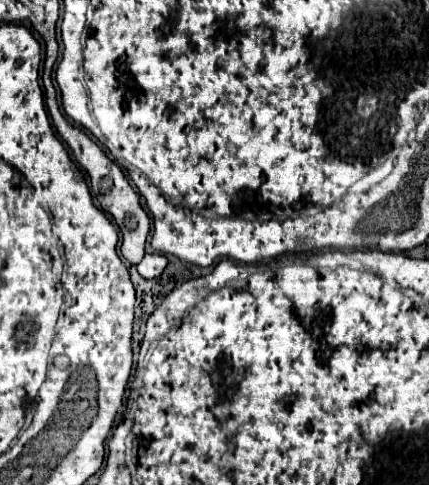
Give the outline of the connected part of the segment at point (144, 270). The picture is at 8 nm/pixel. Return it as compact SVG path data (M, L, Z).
M154 252L154 254L146 254L136 268L138 268L140 276L144 276L144 278L158 278L162 274L162 270L166 268L166 264L168 264L166 258L162 254Z

